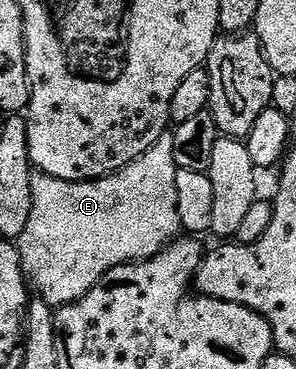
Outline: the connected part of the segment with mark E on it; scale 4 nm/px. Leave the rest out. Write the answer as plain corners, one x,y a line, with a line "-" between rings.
163,135
144,155
128,163
120,171
95,181
65,181
47,173
35,172
30,178
32,215
28,227
17,238
16,248
22,258
22,268
38,288
37,296
51,307
73,305
117,265
144,261
154,257
183,232
180,211
176,207
176,175
178,164
172,155
173,136

